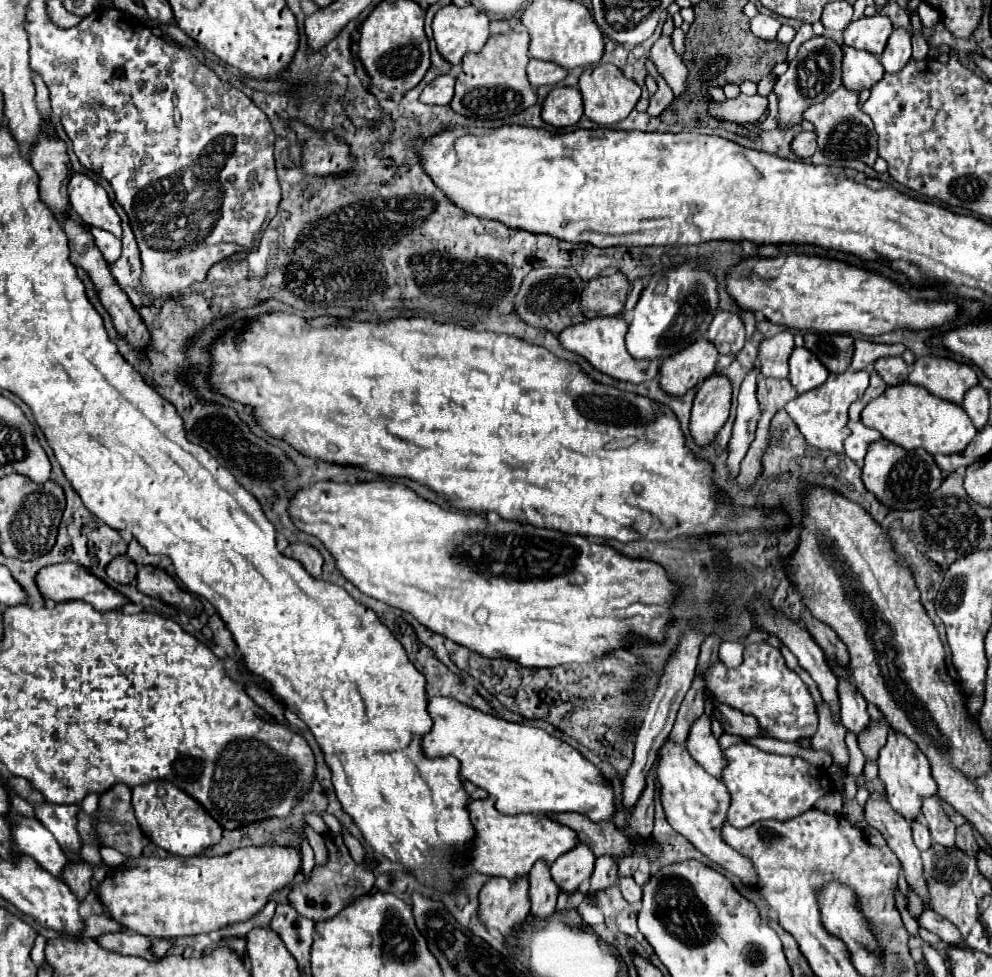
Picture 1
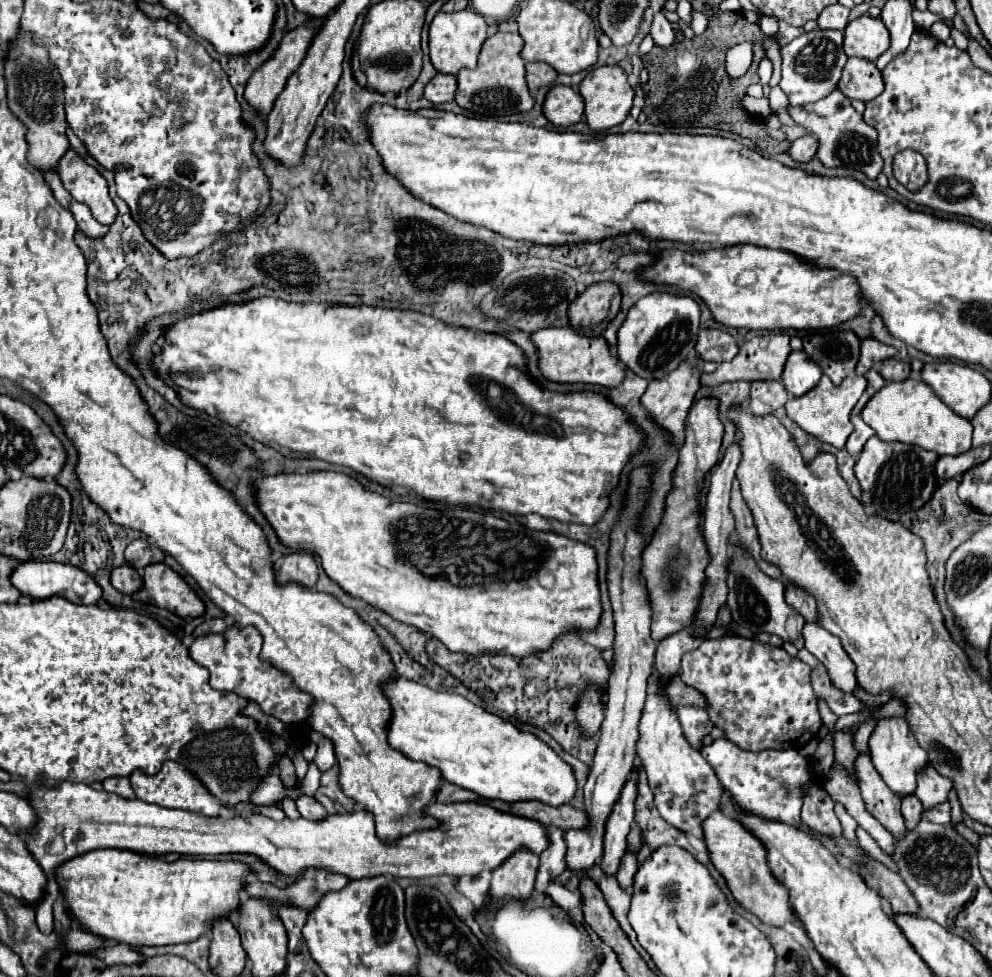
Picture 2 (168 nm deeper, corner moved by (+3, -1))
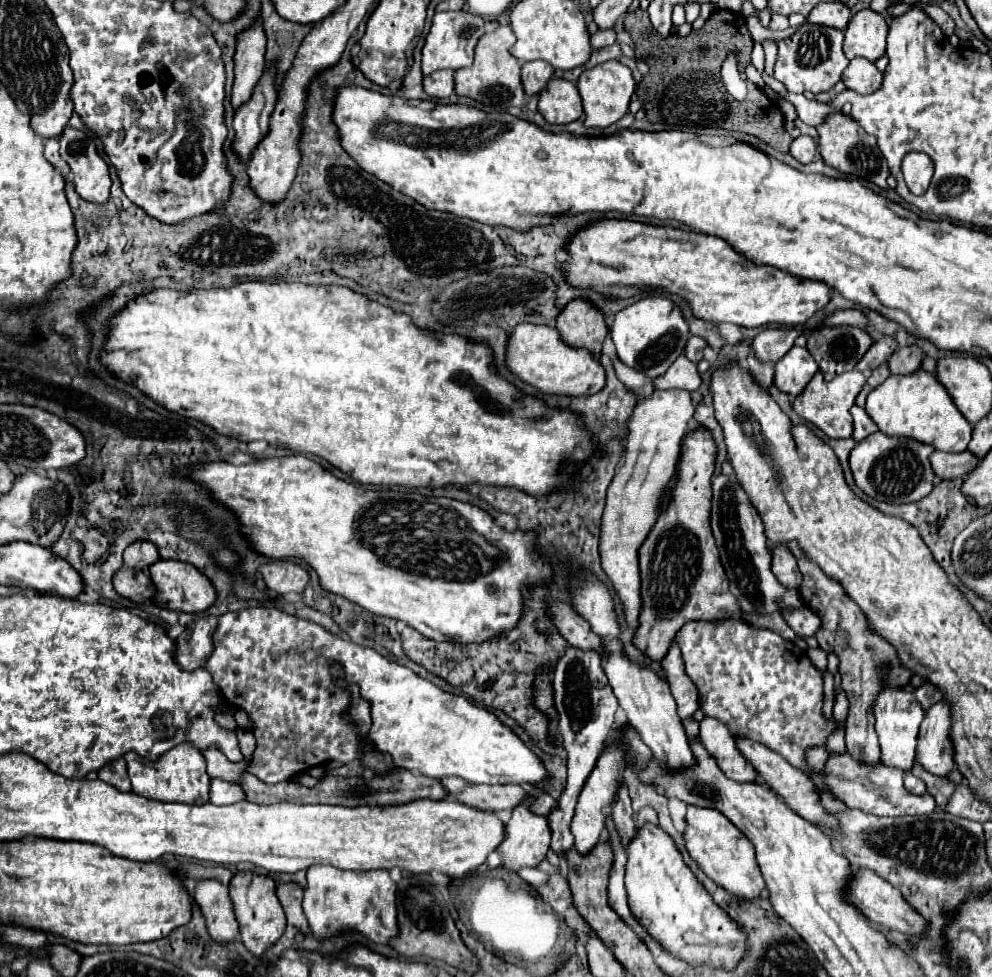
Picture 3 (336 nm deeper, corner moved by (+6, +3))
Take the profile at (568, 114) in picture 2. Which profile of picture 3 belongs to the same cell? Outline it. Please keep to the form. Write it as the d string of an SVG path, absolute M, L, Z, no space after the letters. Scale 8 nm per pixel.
M553 77L539 93L539 113L555 125L577 121L583 115L583 103L575 83Z

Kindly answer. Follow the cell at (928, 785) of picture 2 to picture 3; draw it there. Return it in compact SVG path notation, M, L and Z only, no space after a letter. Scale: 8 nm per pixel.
M939 701L937 705L933 705L933 709L927 711L917 739L915 761L937 777L947 777L955 767L949 727L951 727L949 707L947 703Z

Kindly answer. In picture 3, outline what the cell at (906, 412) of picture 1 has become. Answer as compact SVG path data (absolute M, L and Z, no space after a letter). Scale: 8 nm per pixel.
M923 369L911 375L891 375L885 383L867 395L865 411L879 425L885 435L909 437L921 443L933 445L937 451L965 451L971 441L971 425L953 405L949 393L937 381L933 373Z

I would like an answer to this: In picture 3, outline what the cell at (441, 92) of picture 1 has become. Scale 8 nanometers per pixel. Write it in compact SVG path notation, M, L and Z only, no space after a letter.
M443 69L443 71L435 71L431 75L425 75L423 89L433 99L449 97L453 93L453 71Z

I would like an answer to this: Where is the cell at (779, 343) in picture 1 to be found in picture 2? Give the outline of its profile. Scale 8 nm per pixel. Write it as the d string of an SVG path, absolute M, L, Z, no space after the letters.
M760 333L752 339L746 339L738 351L738 355L728 361L720 363L714 373L702 373L700 385L702 387L716 387L724 381L778 381L784 369L784 363L790 355L790 335L788 333Z

